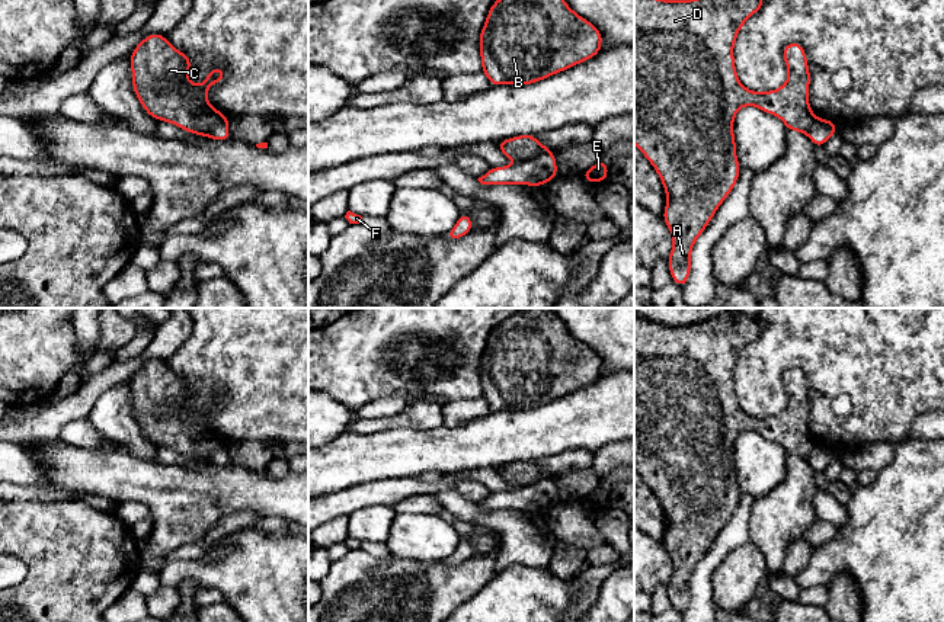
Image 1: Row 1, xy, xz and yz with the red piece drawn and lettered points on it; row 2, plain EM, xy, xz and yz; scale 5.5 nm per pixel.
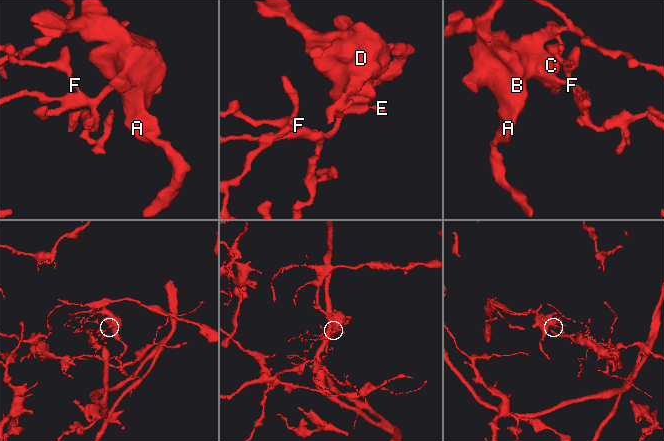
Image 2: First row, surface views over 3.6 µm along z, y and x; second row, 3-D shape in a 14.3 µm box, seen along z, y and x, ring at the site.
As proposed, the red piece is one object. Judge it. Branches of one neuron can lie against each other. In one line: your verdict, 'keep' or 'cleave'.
cleave

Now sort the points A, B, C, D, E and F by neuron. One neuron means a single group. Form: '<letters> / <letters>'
A B C D / E F

